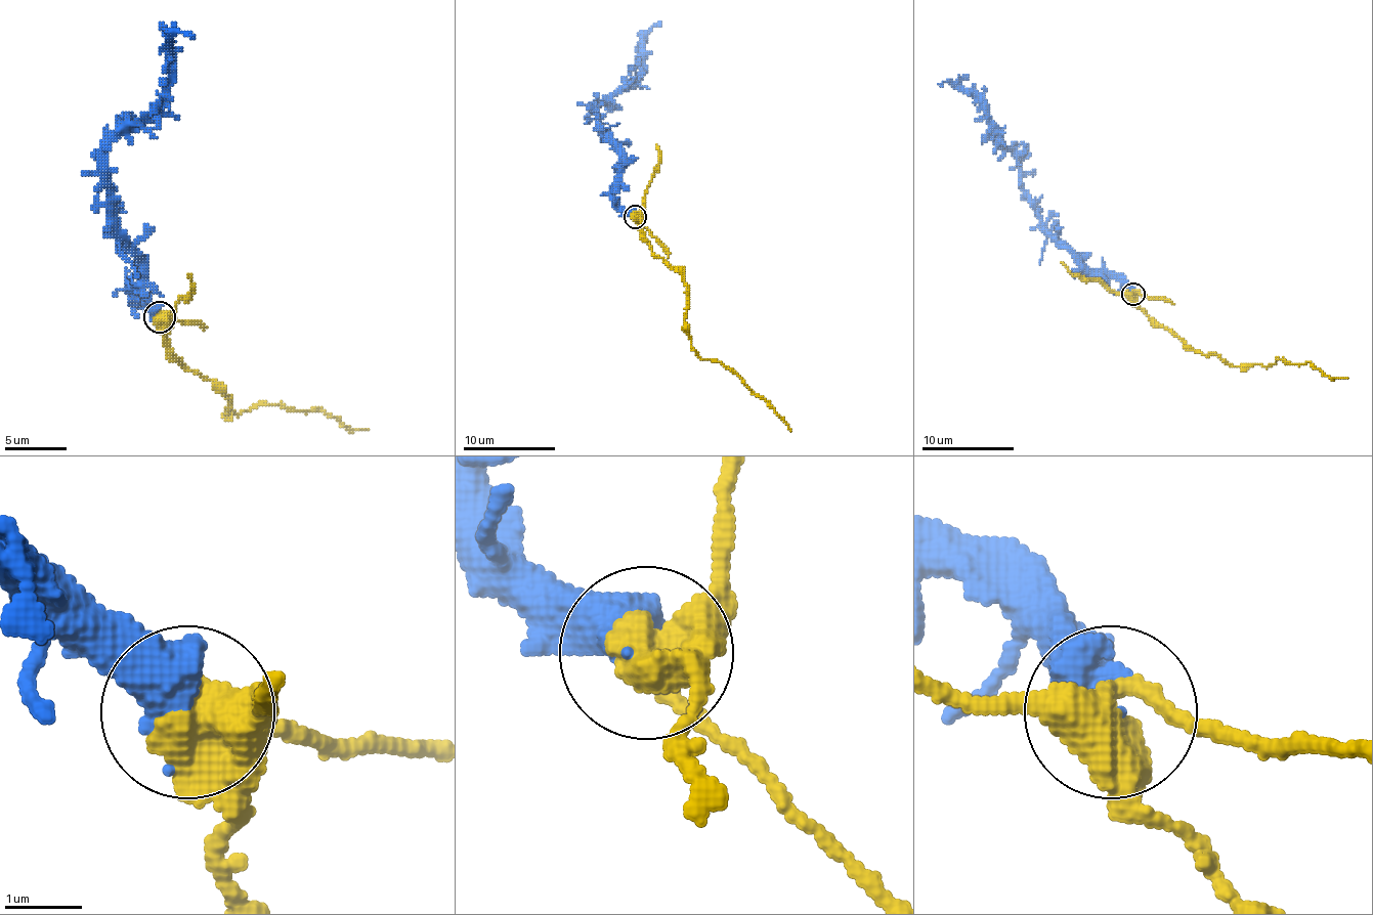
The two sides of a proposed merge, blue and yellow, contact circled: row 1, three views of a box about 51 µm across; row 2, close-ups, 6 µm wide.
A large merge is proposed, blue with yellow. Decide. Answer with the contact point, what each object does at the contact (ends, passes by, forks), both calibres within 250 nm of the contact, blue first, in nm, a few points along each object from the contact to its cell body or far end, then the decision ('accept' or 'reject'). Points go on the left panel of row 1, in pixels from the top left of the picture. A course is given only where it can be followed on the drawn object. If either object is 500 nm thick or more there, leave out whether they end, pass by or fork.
at (159, 316); 650 nm thick on the blue side, 480 nm on the other; blue runs (160, 314), (132, 293), (141, 253), (117, 227), (108, 146), (157, 106), (169, 41), (194, 35); yellow runs (160, 317), (166, 345), (228, 398), (225, 414), (274, 404), (296, 410), (318, 407), (349, 429), (368, 429); reject

